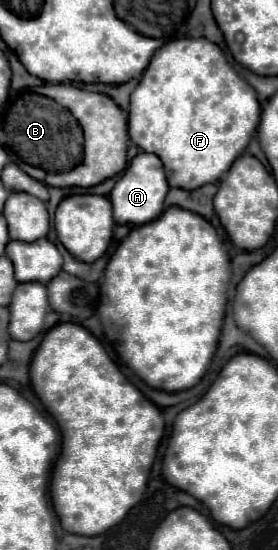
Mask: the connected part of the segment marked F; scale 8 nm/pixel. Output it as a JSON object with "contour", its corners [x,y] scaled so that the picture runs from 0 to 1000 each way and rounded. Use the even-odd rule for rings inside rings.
{"contour":[[[644,69],[601,76],[543,105],[493,160],[471,171],[464,193],[464,247],[522,276],[586,287],[608,338],[701,345],[730,335],[781,331],[831,295],[888,269],[924,225],[939,193],[917,164],[824,120],[795,87],[745,69]]]}

